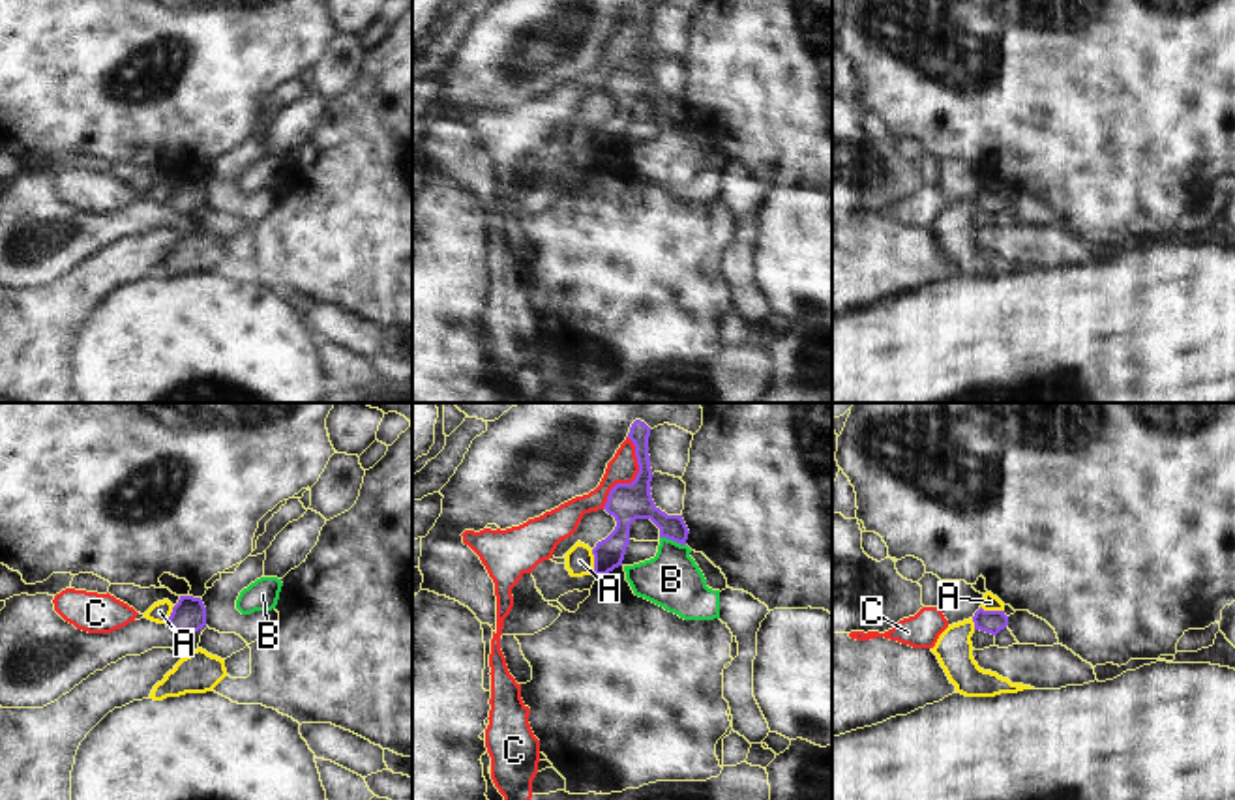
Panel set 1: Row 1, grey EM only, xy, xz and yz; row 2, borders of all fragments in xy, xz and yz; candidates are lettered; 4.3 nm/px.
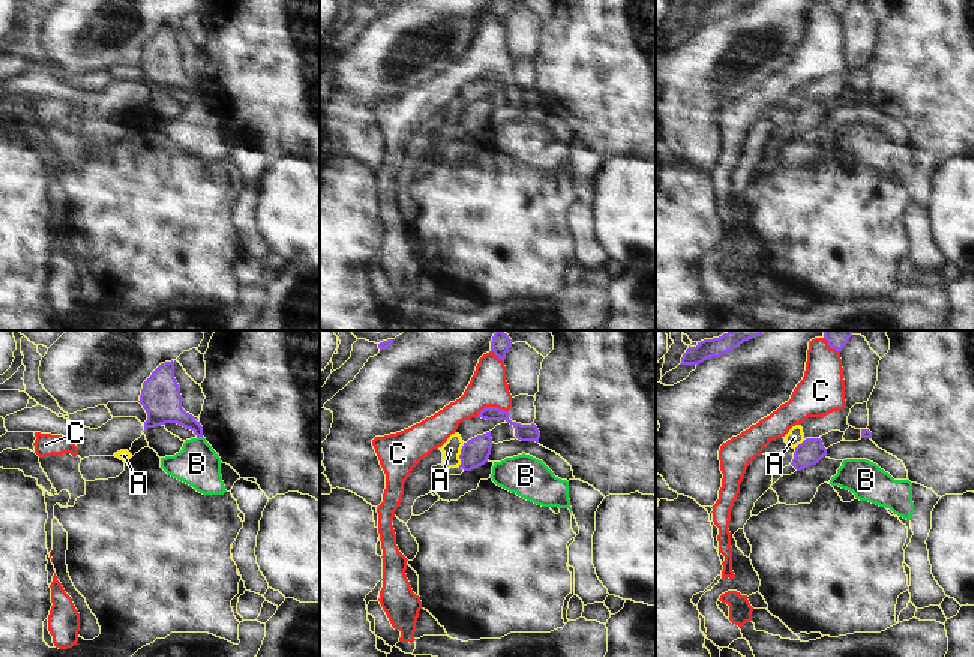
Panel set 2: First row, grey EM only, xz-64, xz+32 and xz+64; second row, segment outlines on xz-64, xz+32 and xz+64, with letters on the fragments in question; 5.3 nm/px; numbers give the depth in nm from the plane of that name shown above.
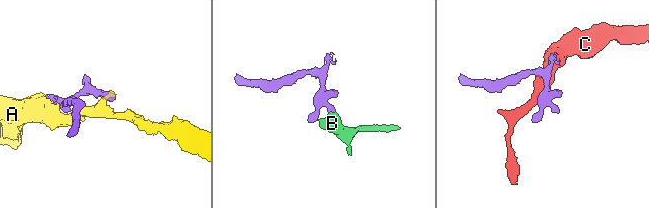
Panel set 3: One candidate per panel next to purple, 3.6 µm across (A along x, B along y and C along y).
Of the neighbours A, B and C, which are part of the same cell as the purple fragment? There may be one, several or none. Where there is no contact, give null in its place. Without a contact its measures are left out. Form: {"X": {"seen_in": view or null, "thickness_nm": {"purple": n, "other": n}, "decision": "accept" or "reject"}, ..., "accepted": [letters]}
{"A": {"seen_in": "xz", "thickness_nm": {"purple": 130, "other": 130}, "decision": "reject"}, "B": {"seen_in": "xz", "thickness_nm": {"purple": 160, "other": 240}, "decision": "reject"}, "C": {"seen_in": "xz", "thickness_nm": {"purple": 160, "other": 130}, "decision": "reject"}, "accepted": []}

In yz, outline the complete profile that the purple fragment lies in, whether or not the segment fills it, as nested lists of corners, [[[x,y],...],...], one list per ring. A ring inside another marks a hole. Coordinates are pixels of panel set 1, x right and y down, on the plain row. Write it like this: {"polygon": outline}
{"polygon": [[[982,187],[973,197],[975,210],[997,215],[1008,206],[1004,191],[984,191]]]}

